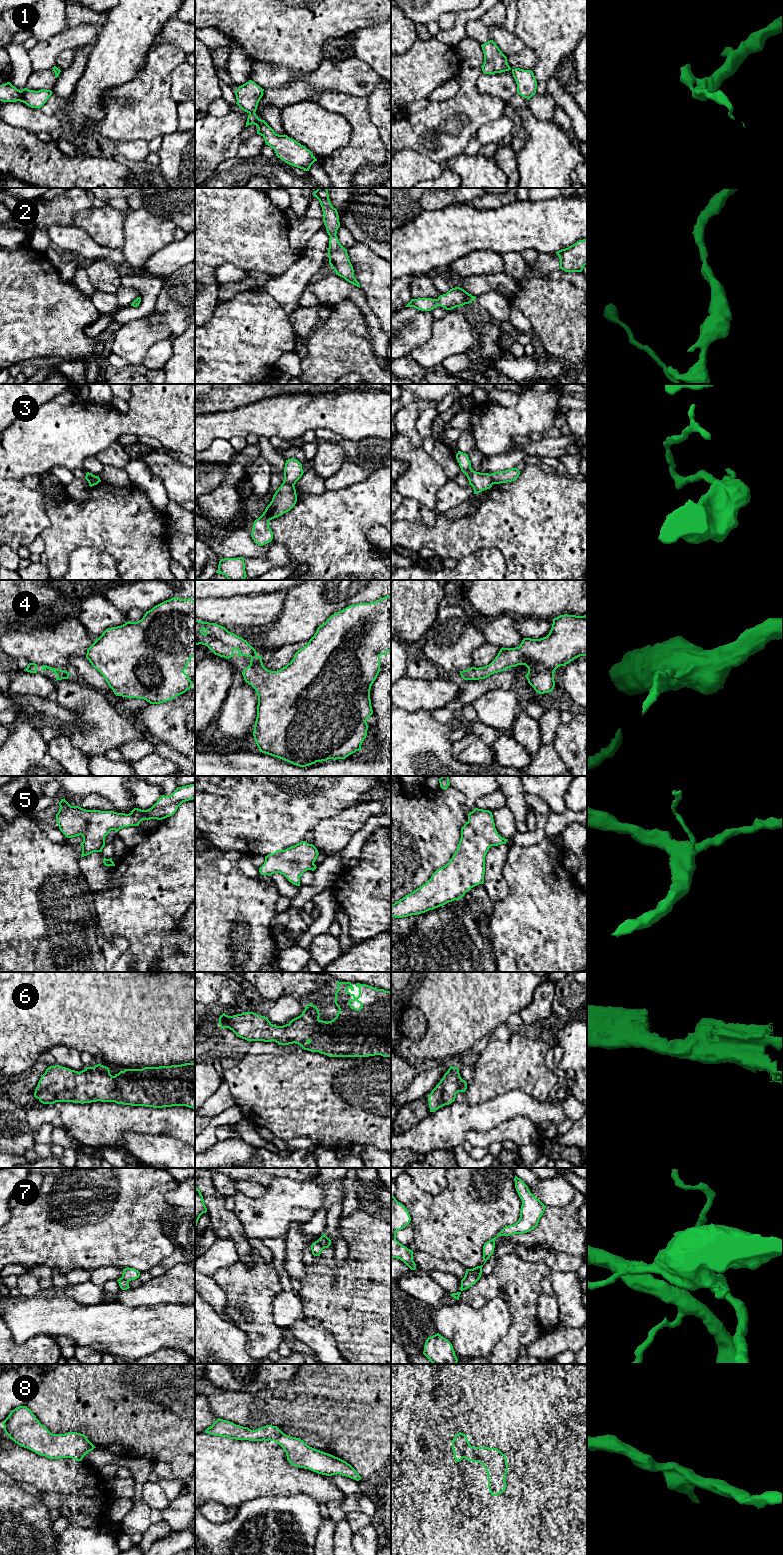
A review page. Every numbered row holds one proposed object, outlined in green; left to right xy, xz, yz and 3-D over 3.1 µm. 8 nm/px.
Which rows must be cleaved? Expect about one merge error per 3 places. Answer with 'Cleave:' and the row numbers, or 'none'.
Cleave: 1, 3, 7

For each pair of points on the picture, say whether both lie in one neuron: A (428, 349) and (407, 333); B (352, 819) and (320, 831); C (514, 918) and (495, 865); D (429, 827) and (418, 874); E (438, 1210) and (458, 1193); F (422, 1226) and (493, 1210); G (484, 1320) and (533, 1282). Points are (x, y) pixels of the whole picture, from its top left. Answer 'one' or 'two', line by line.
A: two
B: one
C: two
D: one
E: one
F: one
G: two

